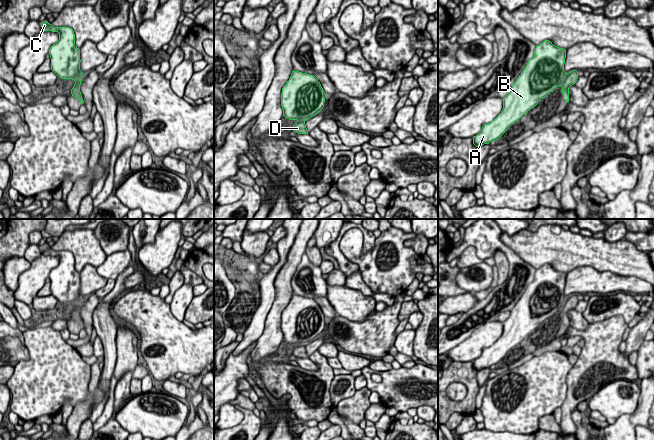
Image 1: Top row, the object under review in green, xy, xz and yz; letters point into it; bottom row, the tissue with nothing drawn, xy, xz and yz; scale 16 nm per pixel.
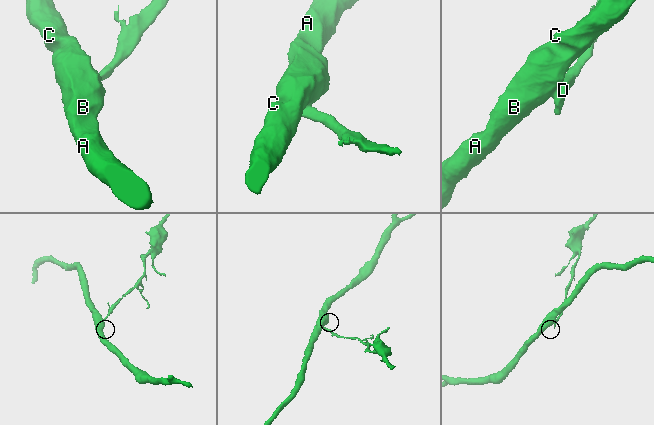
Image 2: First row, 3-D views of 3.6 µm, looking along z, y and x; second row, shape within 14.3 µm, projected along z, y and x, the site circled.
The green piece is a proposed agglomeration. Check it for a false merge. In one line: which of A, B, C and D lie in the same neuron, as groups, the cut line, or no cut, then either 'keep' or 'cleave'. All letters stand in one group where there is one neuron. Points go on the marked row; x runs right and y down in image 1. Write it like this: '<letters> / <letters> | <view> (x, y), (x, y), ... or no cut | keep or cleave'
A B C / D | yz (566, 74), (560, 85) | cleave

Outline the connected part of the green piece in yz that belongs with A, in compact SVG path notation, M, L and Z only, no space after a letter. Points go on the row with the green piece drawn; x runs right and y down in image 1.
M549 40L536 45L533 58L503 98L501 113L490 123L484 124L482 130L473 137L476 148L498 140L509 126L561 86L566 76L565 58L566 49L556 47Z

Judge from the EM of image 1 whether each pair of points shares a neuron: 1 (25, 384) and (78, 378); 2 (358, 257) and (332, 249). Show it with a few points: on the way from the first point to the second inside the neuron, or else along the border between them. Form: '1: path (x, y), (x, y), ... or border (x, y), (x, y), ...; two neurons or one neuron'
1: path (38, 384), (41, 384), (48, 378), (65, 378); one neuron
2: border (348, 229), (340, 241), (340, 250), (359, 268); two neurons

